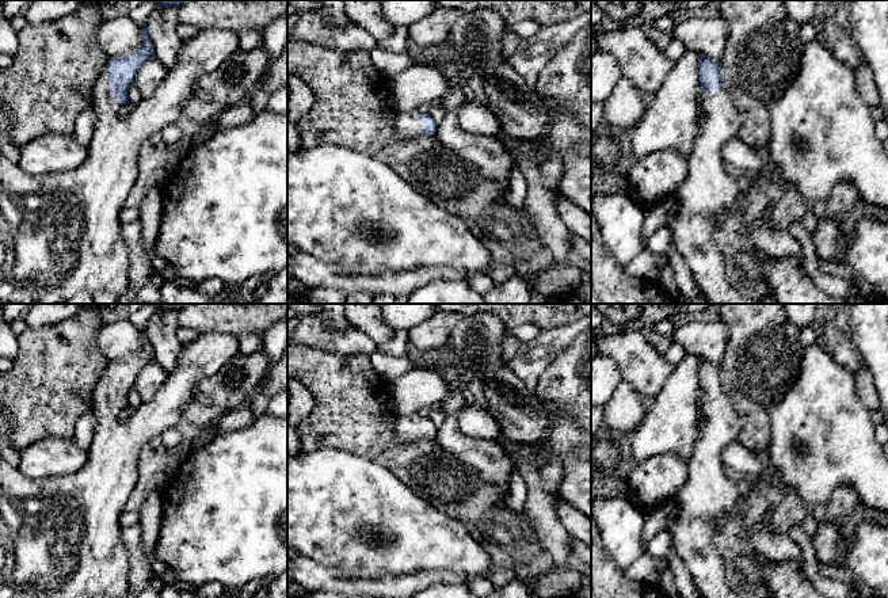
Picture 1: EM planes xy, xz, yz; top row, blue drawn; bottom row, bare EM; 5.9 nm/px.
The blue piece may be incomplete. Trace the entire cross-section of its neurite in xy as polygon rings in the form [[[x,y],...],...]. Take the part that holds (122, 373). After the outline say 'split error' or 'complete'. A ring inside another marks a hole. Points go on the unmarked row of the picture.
[[[146,328],[141,331],[141,338],[144,342],[144,347],[134,355],[108,362],[104,369],[102,377],[98,380],[94,395],[92,395],[92,405],[89,412],[95,416],[95,434],[94,441],[91,443],[91,453],[88,456],[87,464],[81,471],[68,475],[68,476],[57,476],[53,479],[30,479],[24,476],[18,468],[11,466],[3,454],[0,453],[0,598],[76,598],[81,594],[87,594],[91,598],[96,598],[98,595],[110,595],[111,598],[123,598],[129,590],[129,559],[126,548],[121,540],[121,515],[123,513],[125,504],[132,495],[137,480],[138,480],[138,469],[137,469],[137,458],[141,449],[149,443],[149,441],[155,437],[159,437],[161,433],[174,428],[184,410],[194,401],[194,389],[195,385],[206,378],[216,374],[228,361],[230,361],[235,355],[240,353],[240,342],[239,335],[210,331],[201,334],[198,339],[184,346],[179,362],[172,372],[168,373],[167,381],[159,388],[155,396],[146,401],[141,403],[138,407],[133,408],[133,414],[126,422],[119,420],[119,412],[130,407],[129,405],[129,391],[134,386],[134,380],[137,374],[148,365],[155,362],[153,347],[148,336]]] | split error

